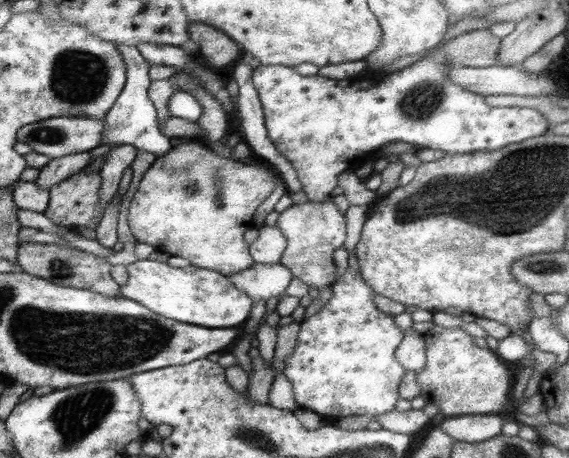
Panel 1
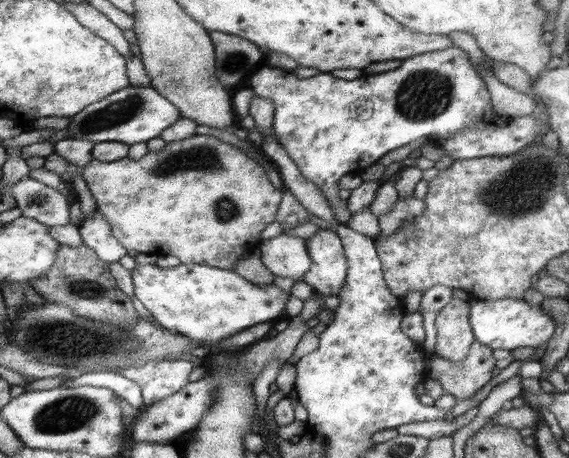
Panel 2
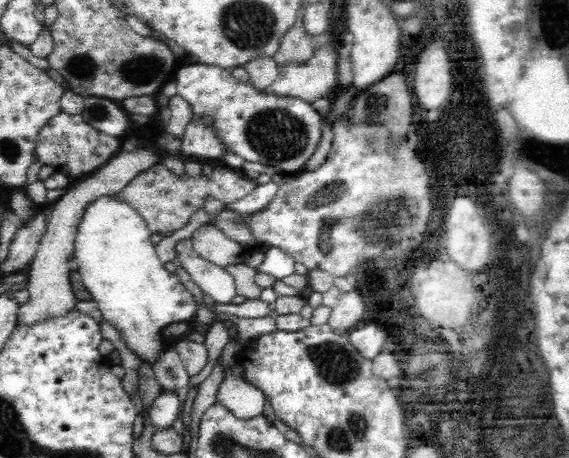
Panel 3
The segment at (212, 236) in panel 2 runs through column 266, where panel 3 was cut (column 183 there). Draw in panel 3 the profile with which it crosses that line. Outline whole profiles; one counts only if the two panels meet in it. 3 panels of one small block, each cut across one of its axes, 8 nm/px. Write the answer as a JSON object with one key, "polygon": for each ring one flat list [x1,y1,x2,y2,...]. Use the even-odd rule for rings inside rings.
{"polygon":[[159,163,132,179,116,199,118,202,130,205,138,212,138,216,146,221,151,234,158,232,165,237,175,230,180,230,190,220,194,210,202,207,206,196,214,196,214,199,220,200,225,205,250,194,256,186,258,184,255,180,242,178,238,176,238,173,230,172,230,168,225,166,214,170,210,178,204,178,204,176,202,178,188,176,178,178,176,174,172,174,168,168,164,168,164,165]]}

